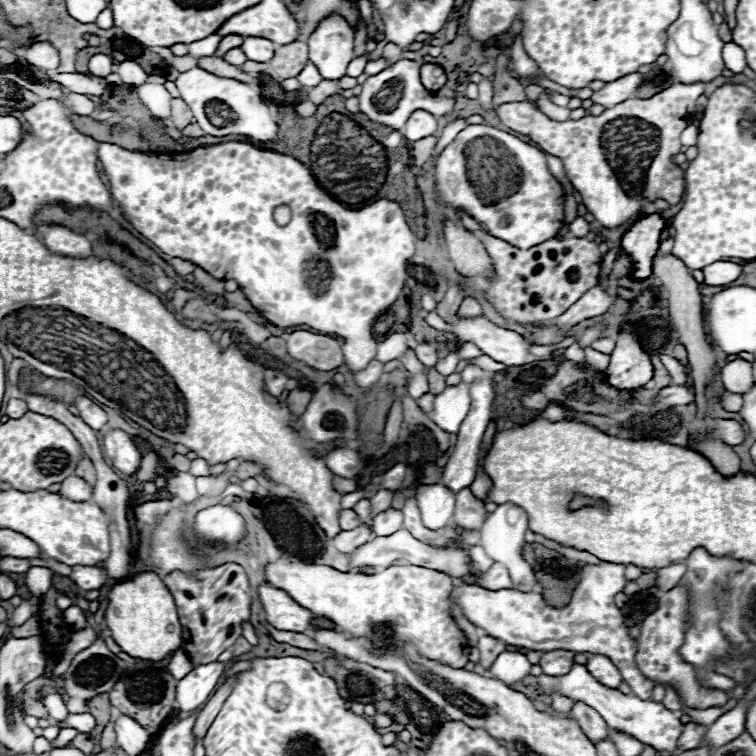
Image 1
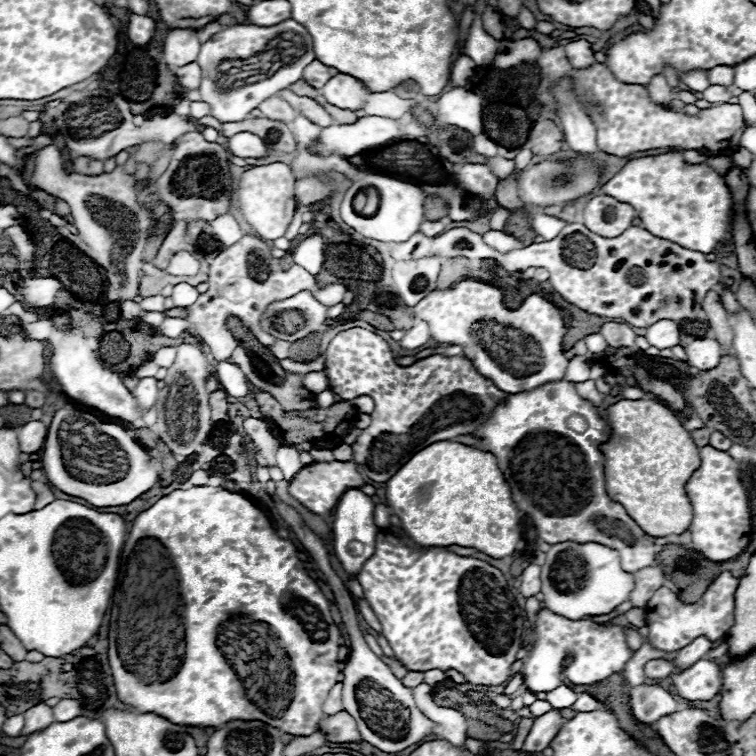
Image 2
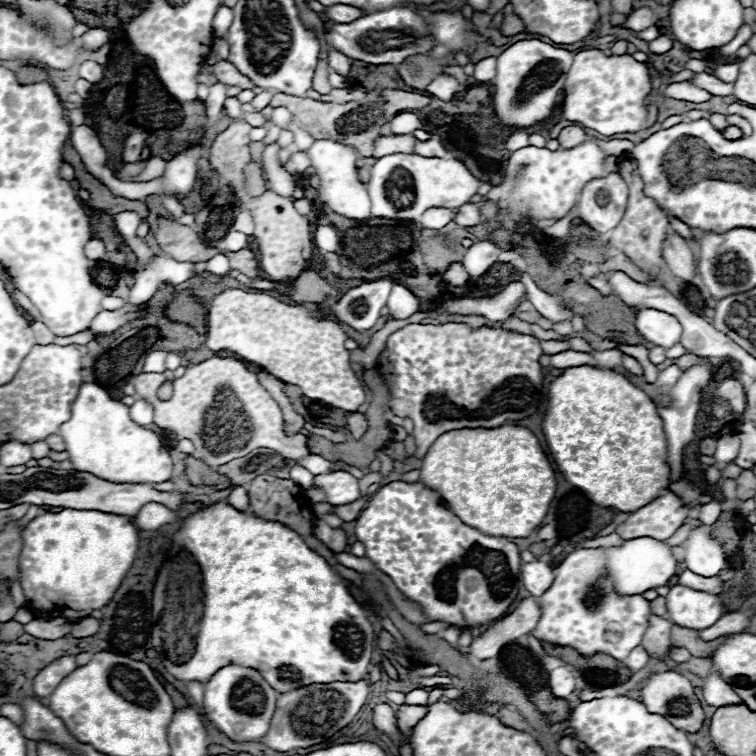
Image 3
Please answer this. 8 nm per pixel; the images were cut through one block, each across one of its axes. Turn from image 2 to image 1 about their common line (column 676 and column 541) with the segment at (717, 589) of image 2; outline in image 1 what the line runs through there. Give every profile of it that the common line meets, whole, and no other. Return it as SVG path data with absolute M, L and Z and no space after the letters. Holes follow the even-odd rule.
M602 562L602 564L580 564L578 566L578 584L572 592L570 602L564 608L552 608L544 602L542 594L536 592L520 592L520 590L484 590L480 586L474 584L464 584L464 586L456 586L450 594L450 602L456 604L462 614L478 628L482 628L488 636L498 638L510 646L522 646L528 650L570 650L570 652L590 652L590 654L604 654L608 656L618 670L622 672L622 678L628 682L628 686L632 688L632 694L648 700L652 698L652 690L656 686L660 686L658 682L646 678L636 664L636 652L638 652L638 644L634 638L630 638L628 634L628 626L624 624L624 616L620 612L620 608L614 604L614 596L618 592L622 592L626 578L624 578L624 568L620 564L612 564L612 562Z

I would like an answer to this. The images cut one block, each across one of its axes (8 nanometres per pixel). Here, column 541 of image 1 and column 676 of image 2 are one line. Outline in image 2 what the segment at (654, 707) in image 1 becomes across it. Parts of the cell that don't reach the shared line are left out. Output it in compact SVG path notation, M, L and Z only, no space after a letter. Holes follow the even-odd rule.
M698 660L682 674L674 674L678 696L686 700L712 700L722 688L722 668L712 660Z

